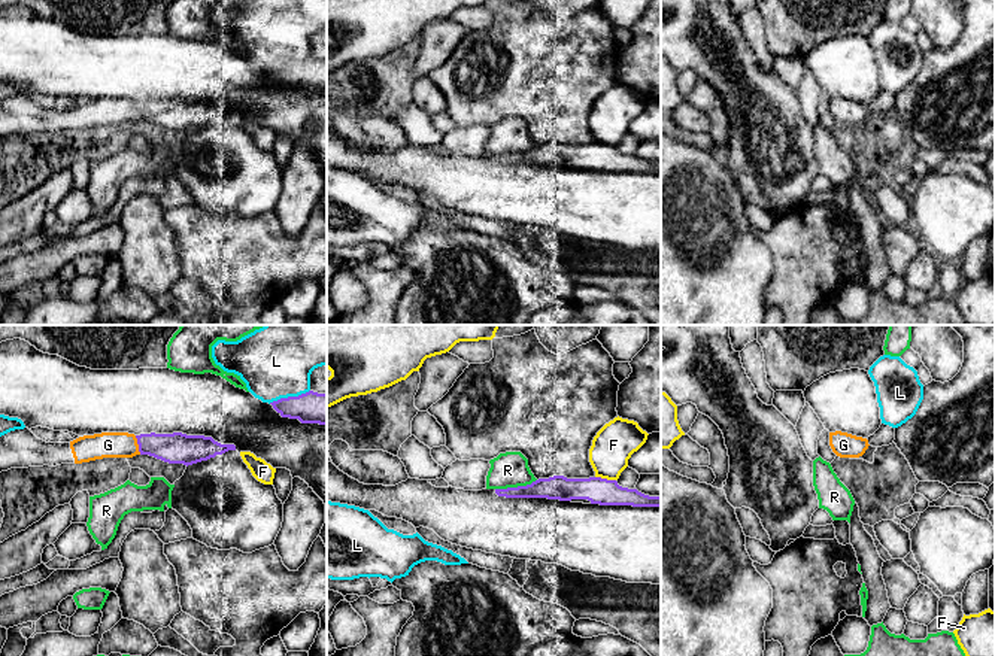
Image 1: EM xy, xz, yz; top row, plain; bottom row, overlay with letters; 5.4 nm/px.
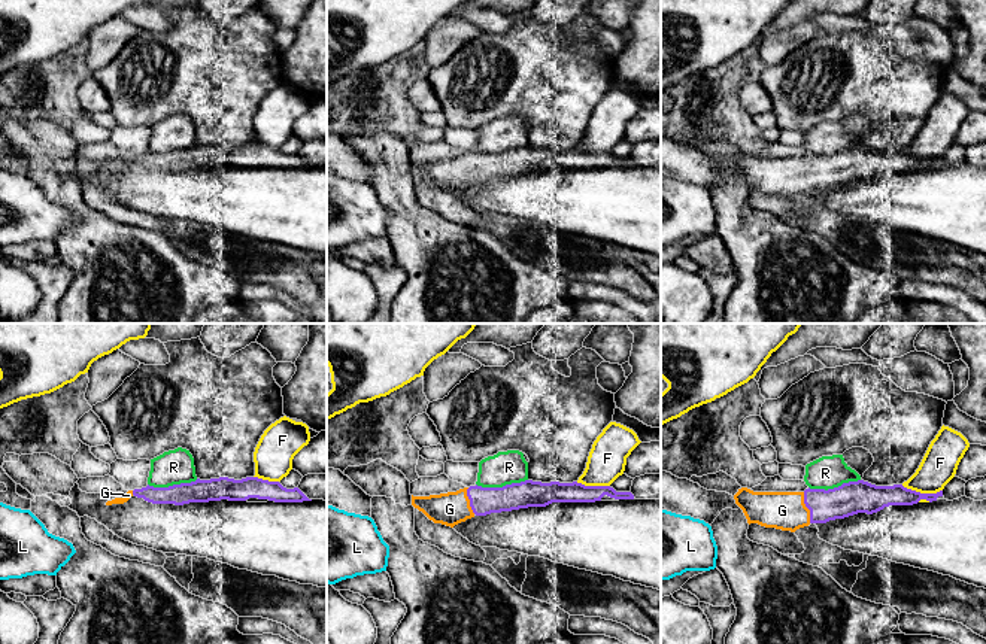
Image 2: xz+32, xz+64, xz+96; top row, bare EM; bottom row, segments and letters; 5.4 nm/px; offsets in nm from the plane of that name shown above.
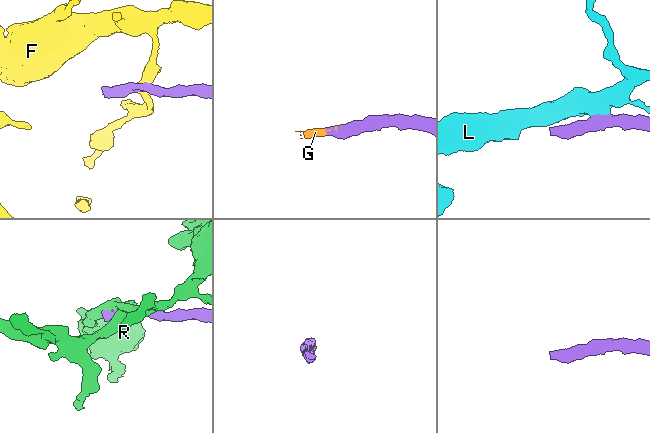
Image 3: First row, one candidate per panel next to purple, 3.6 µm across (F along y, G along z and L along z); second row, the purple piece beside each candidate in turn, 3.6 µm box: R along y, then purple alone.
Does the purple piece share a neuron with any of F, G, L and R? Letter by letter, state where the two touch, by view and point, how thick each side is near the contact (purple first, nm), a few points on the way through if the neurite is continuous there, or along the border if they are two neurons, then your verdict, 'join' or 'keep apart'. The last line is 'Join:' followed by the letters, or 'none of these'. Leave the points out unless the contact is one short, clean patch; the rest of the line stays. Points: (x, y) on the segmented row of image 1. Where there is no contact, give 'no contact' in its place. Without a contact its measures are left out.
F: meets purple in xz at (606, 479); 140 nm thick on the purple side, 220 nm on the other; border along xz (595, 476), (615, 480); keep apart
G: meets purple in xy at (139, 445); 170 nm thick on the purple side, 140 nm on the other; runs through xy (176, 448), (139, 445), (108, 445); join
L: meets purple in xy at (288, 397); 180 nm thick on the purple side, 400 nm on the other; keep apart
R: meets purple in xz at (515, 488); 130 nm thick on the purple side, 190 nm on the other; keep apart
Join: G

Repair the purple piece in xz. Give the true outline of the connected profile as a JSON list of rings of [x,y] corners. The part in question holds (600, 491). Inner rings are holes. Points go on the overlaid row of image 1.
[[[553,476],[539,479],[527,486],[495,489],[495,493],[506,498],[588,499],[591,504],[600,505],[661,507],[661,496],[649,496],[637,489],[622,488],[616,480],[601,477]]]

